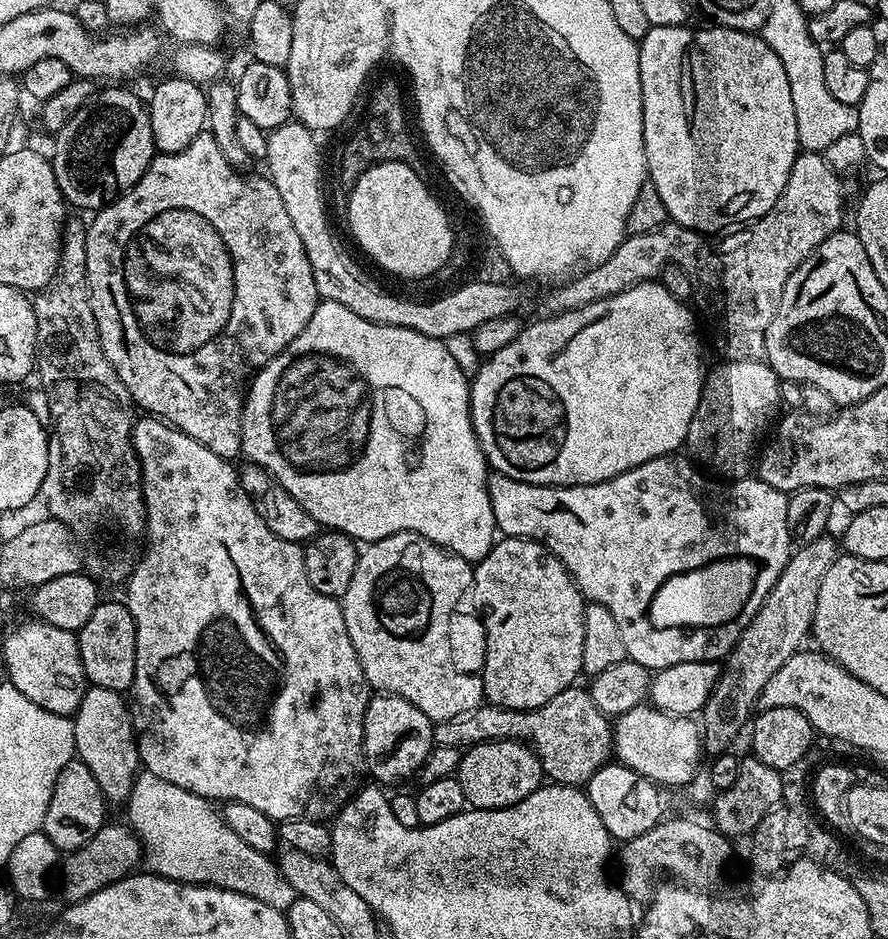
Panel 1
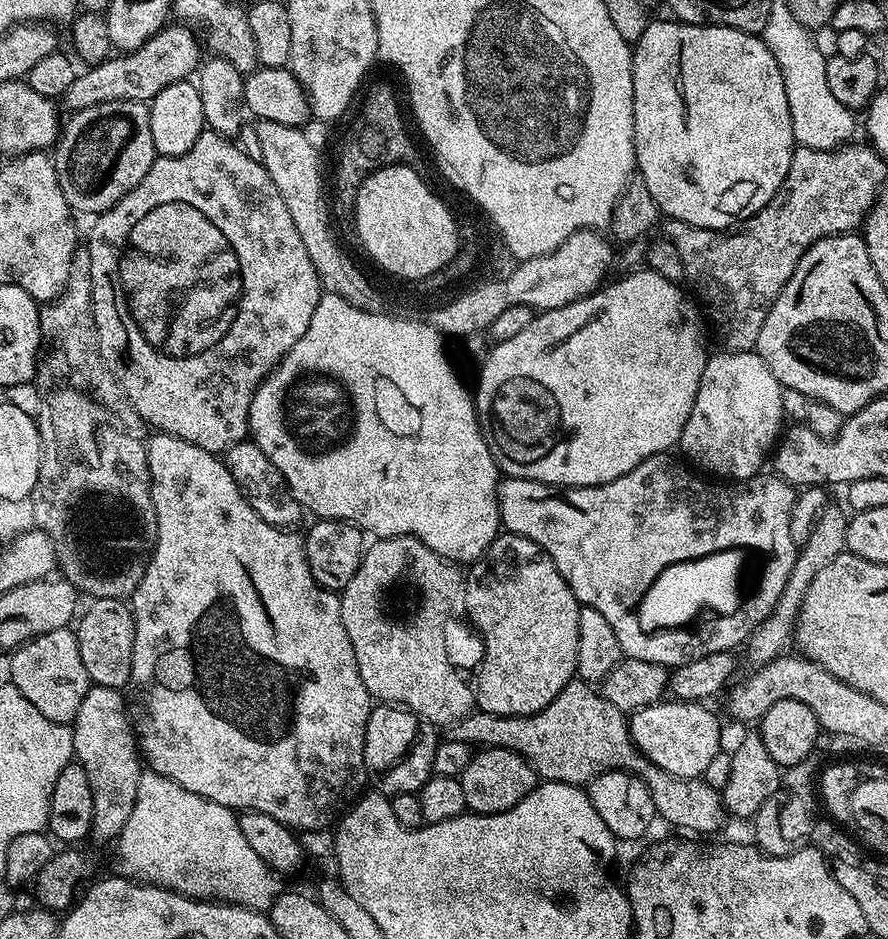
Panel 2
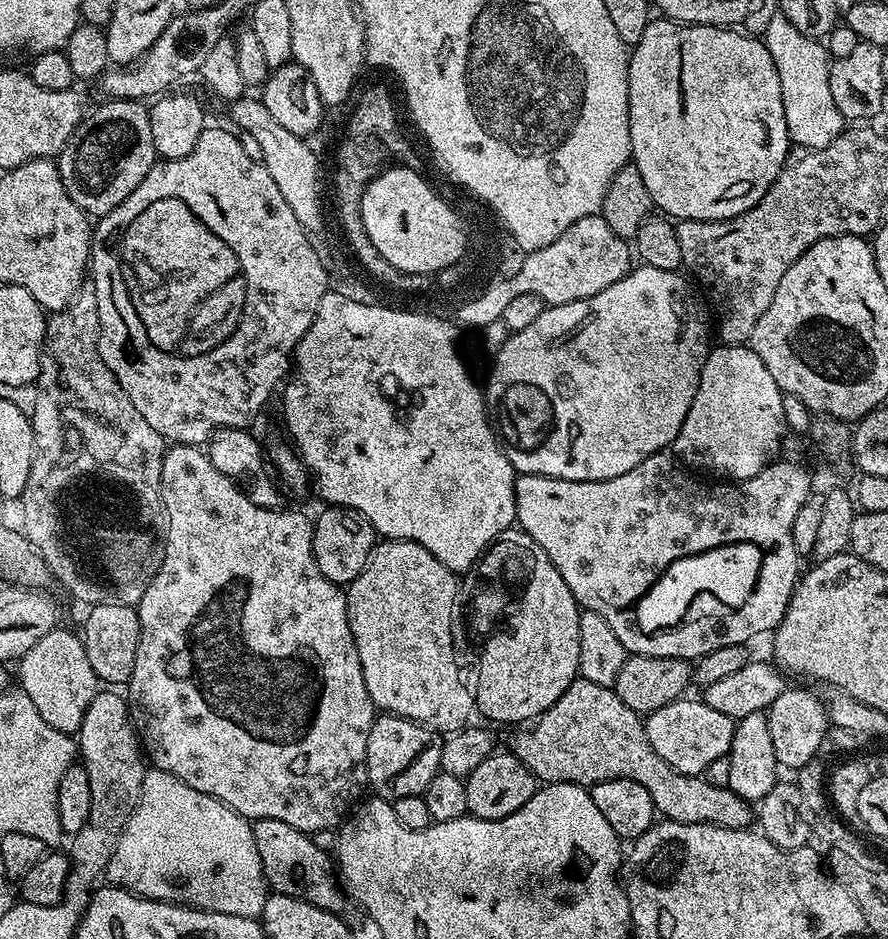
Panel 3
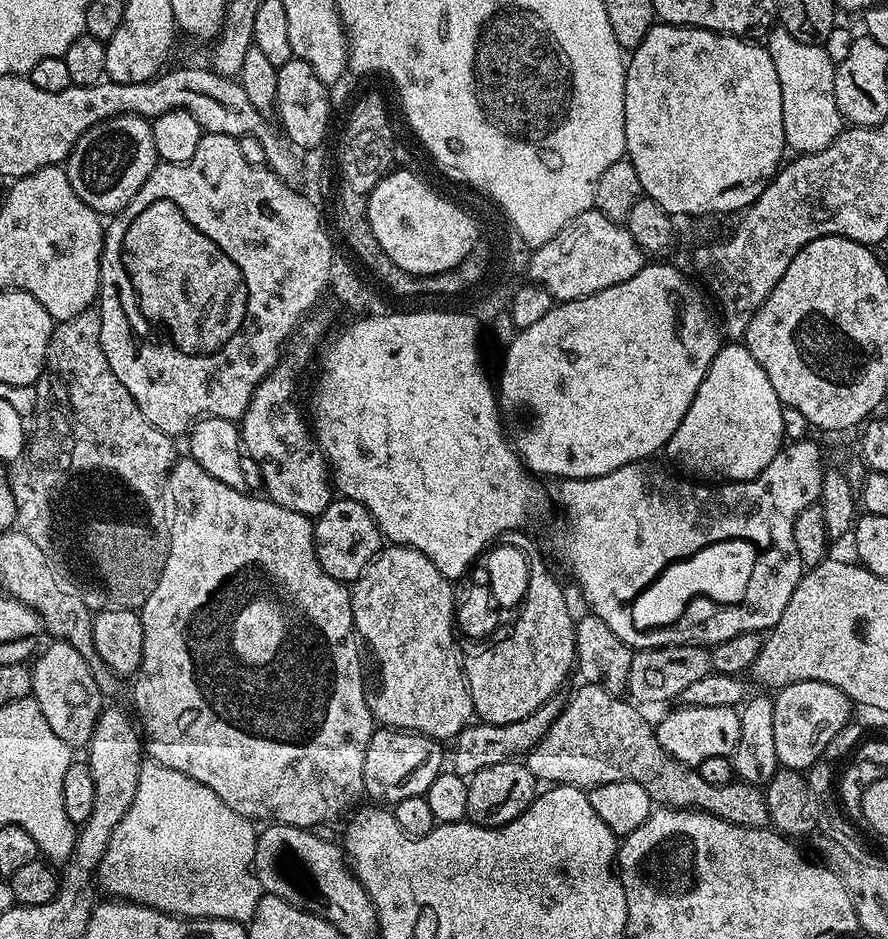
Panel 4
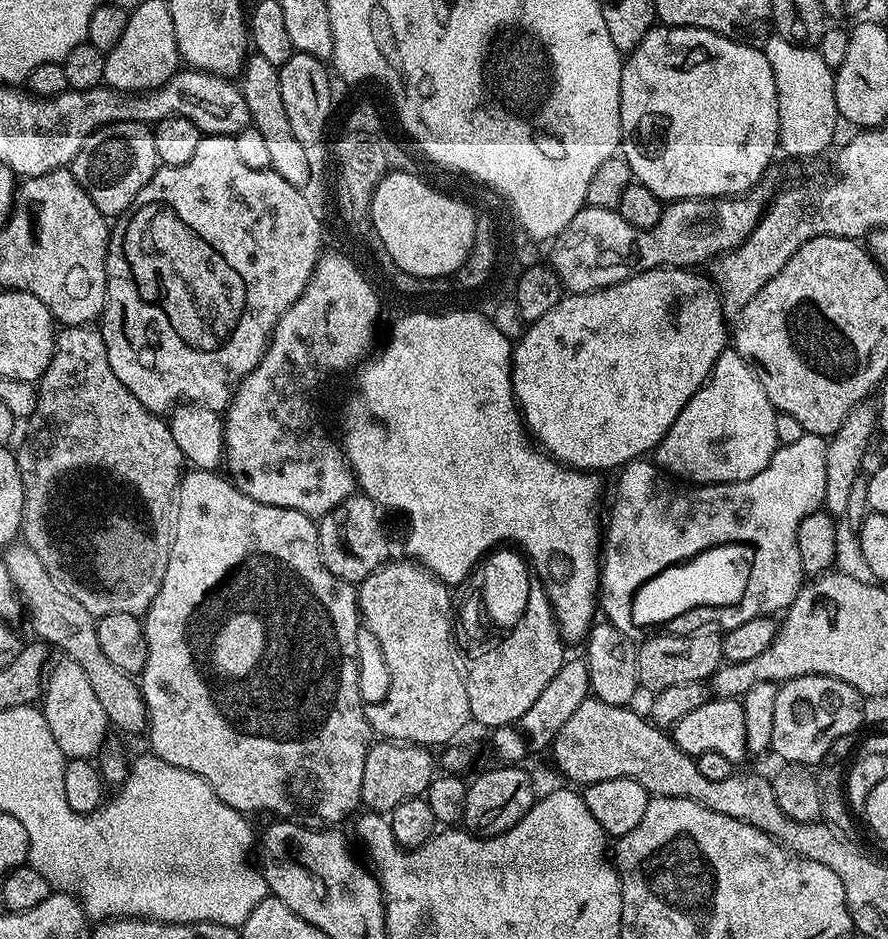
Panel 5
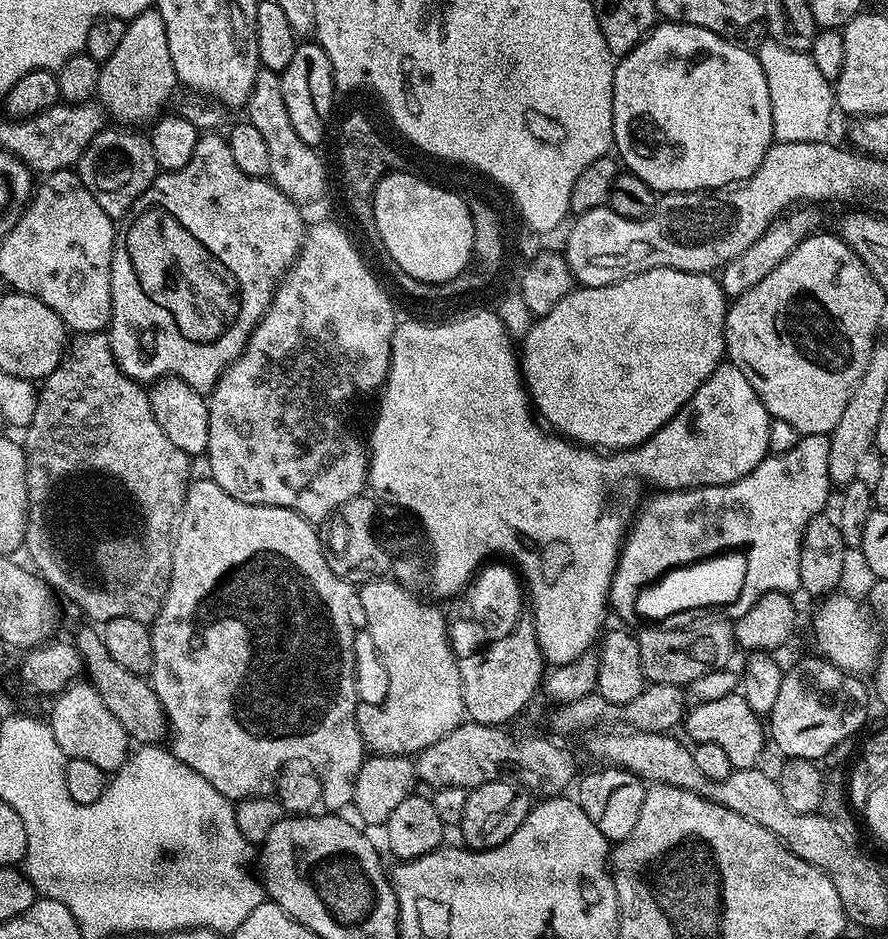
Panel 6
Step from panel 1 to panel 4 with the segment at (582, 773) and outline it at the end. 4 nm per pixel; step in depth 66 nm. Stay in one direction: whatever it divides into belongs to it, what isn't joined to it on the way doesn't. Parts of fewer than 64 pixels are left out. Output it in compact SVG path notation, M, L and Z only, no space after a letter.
M581 683L579 687L568 701L563 701L555 722L526 755L528 769L537 781L549 780L547 783L552 786L565 784L585 790L606 786L606 782L638 782L638 786L642 786L642 790L650 794L653 805L661 808L691 808L698 812L709 812L711 816L738 826L769 827L768 797L757 785L733 782L726 786L710 786L710 782L704 781L695 767L678 762L670 753L662 750L653 721L648 721L635 703L621 698L617 693L608 692L597 684Z

